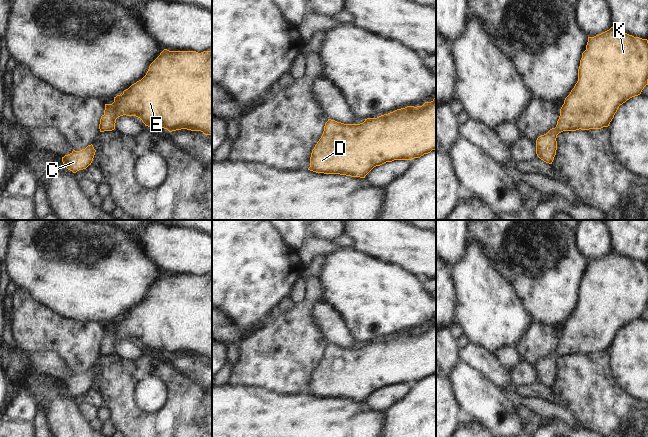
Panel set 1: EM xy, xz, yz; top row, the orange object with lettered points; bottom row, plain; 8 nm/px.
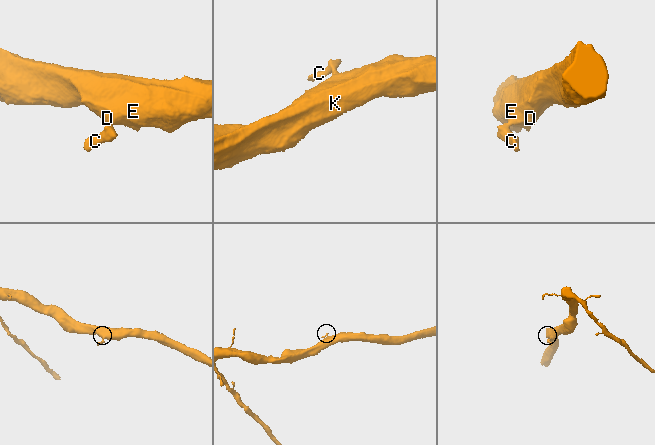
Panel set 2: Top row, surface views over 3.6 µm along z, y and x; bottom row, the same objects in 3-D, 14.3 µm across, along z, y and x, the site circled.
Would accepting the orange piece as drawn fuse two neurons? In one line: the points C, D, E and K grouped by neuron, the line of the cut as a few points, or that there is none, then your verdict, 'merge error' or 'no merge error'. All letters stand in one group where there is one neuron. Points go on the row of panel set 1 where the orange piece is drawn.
groups C D E K; cut none; no merge error

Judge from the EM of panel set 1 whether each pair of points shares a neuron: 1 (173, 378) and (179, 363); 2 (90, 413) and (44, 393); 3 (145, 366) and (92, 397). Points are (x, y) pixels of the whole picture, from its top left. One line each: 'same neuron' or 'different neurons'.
1: different neurons
2: different neurons
3: different neurons

